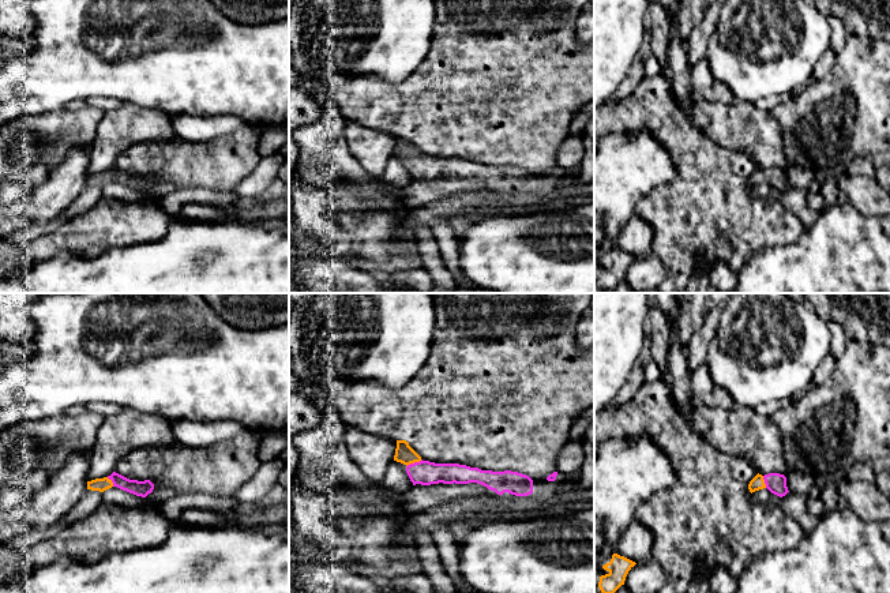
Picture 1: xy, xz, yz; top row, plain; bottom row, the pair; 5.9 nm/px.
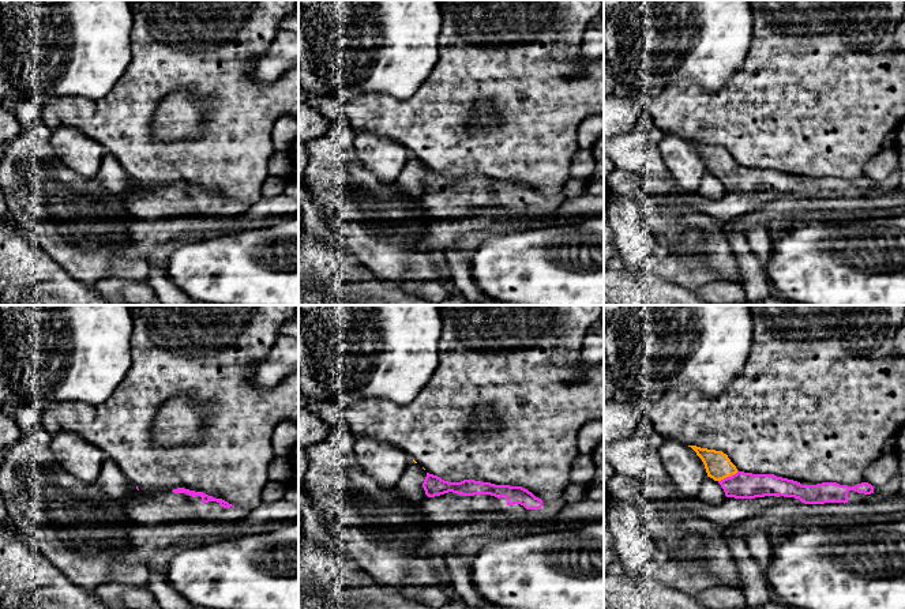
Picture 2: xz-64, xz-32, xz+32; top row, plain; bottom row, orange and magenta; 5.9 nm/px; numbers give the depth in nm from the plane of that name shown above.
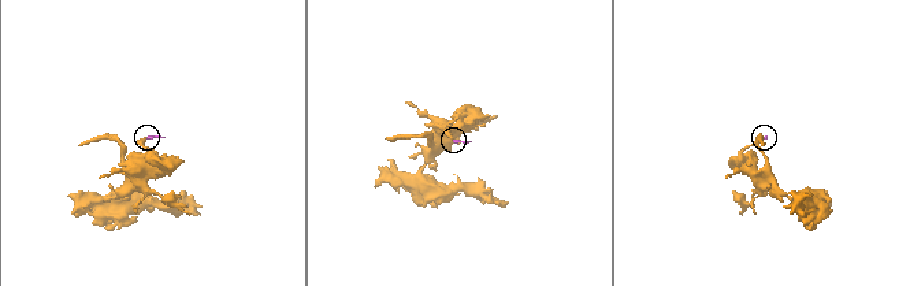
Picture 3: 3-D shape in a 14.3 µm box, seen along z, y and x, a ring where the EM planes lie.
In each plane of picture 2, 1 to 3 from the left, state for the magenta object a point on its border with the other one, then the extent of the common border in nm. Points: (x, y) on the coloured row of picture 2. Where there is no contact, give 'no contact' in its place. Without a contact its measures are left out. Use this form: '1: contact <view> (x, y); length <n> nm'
1: no contact
2: no contact
3: contact xz+32 (728, 476); length 140 nm

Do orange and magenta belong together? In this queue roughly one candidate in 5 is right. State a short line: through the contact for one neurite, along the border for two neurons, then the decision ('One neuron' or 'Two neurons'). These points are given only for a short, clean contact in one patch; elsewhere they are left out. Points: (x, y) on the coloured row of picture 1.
Line: xz (405, 454), (413, 462), (424, 472). One neuron

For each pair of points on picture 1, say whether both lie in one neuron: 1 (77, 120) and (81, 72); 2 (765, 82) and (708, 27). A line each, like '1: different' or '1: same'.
1: different
2: different

